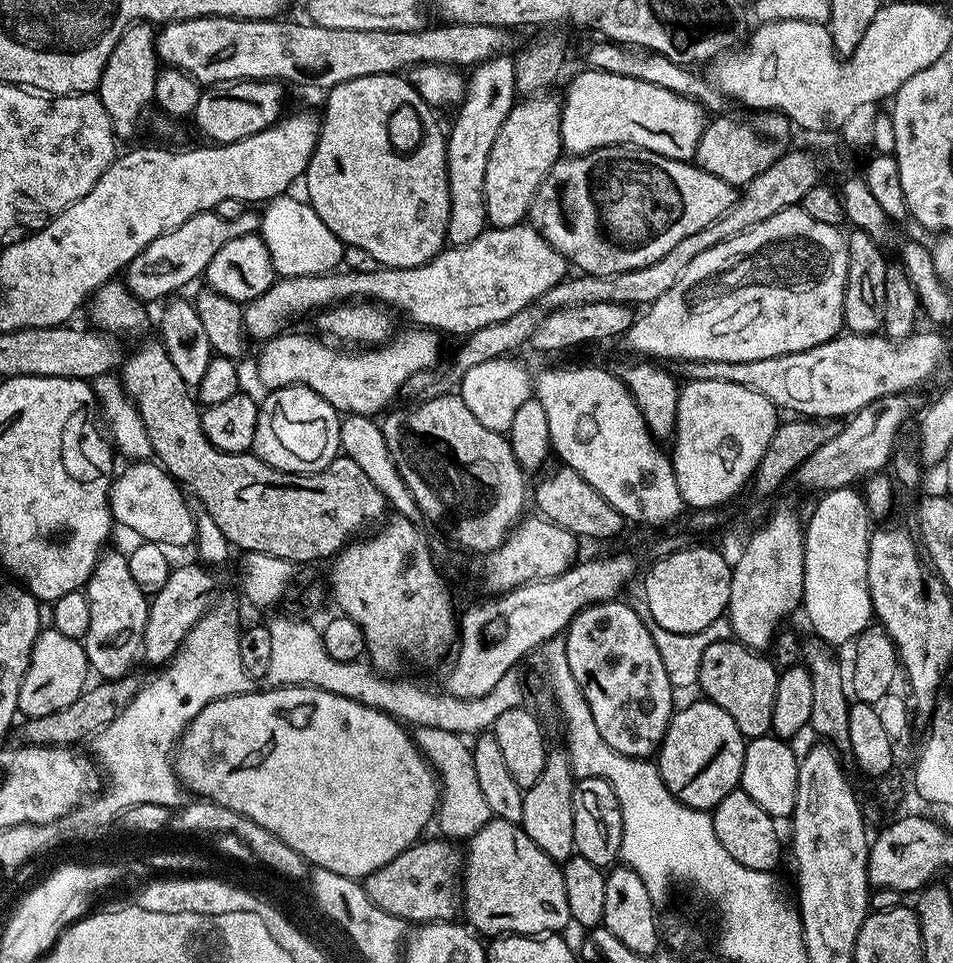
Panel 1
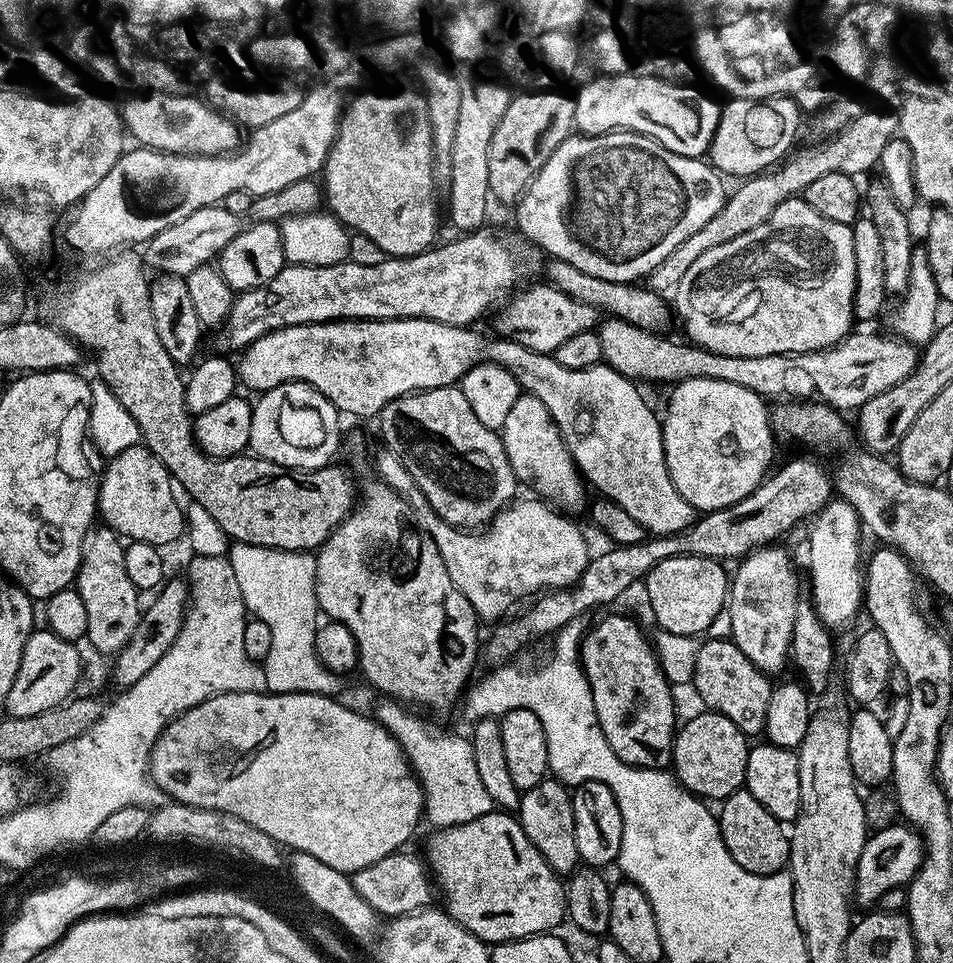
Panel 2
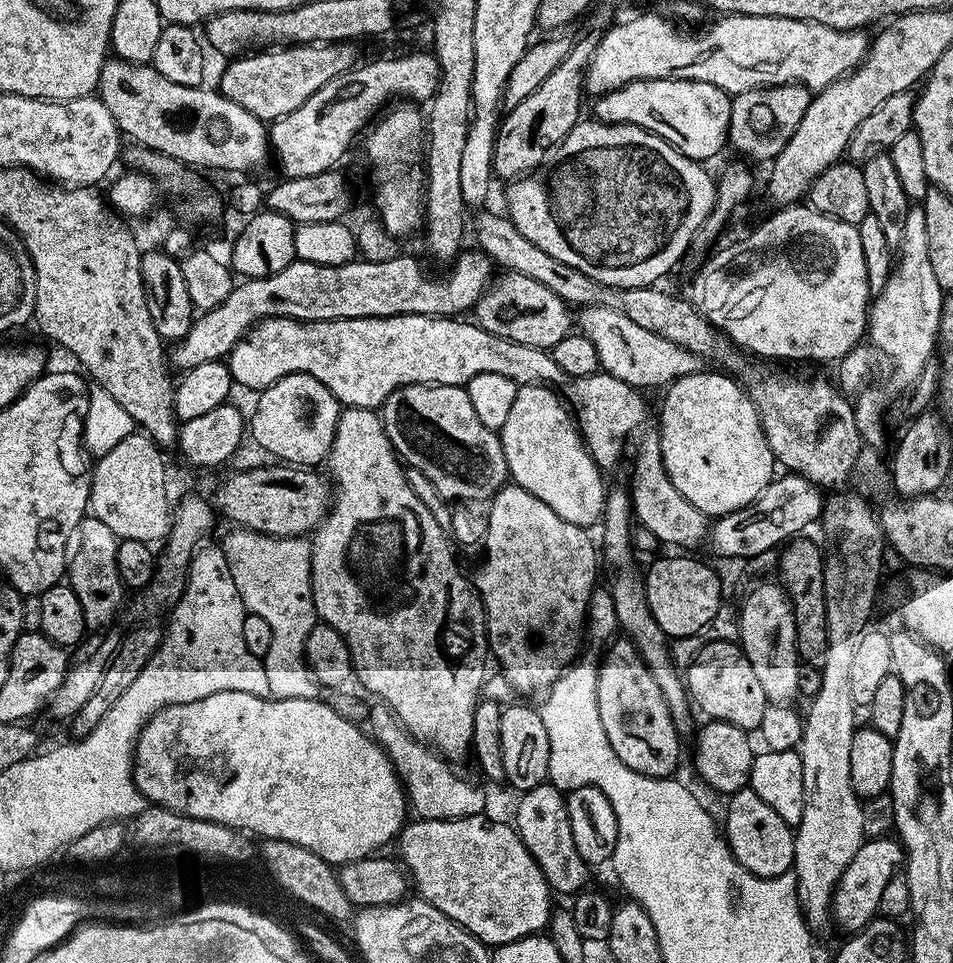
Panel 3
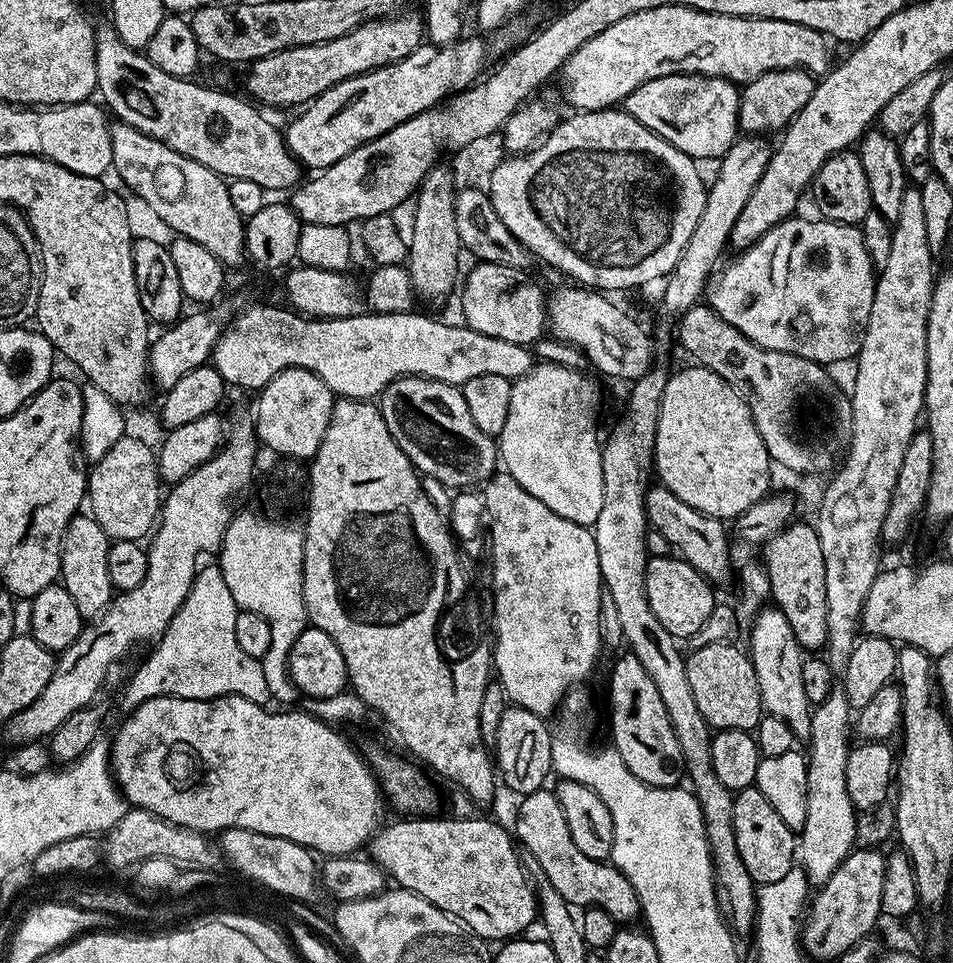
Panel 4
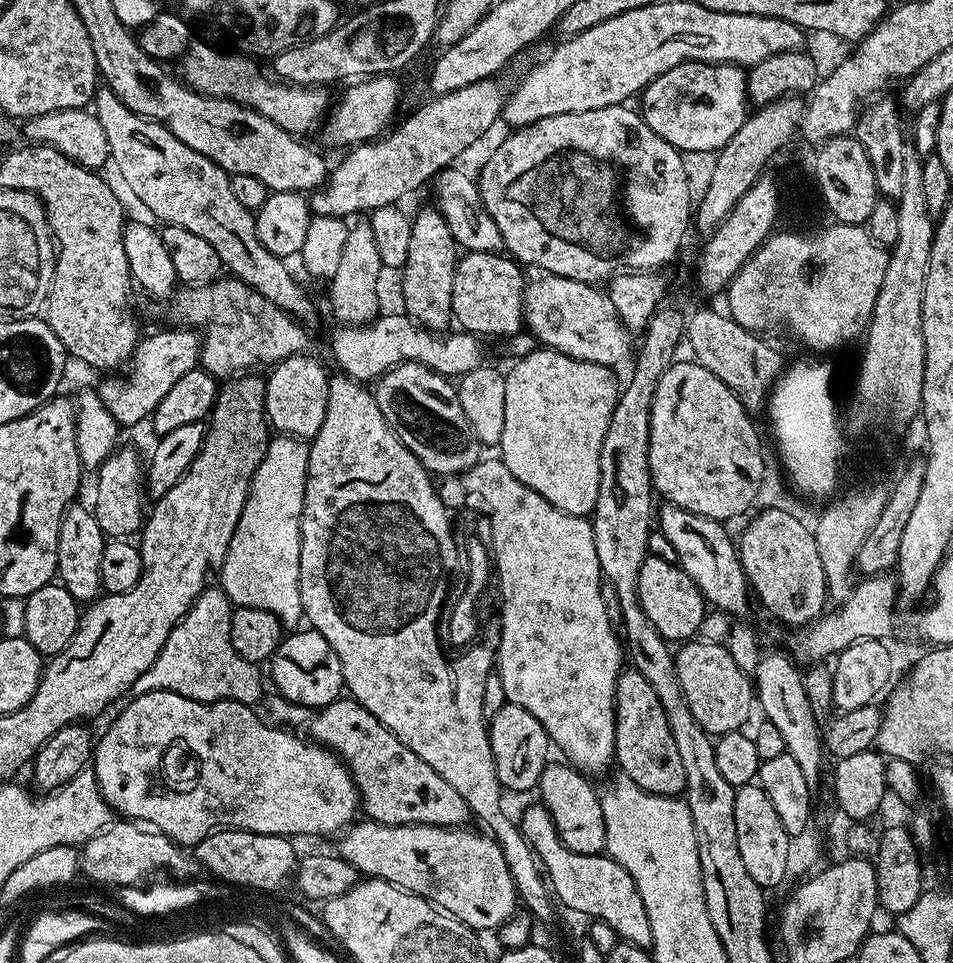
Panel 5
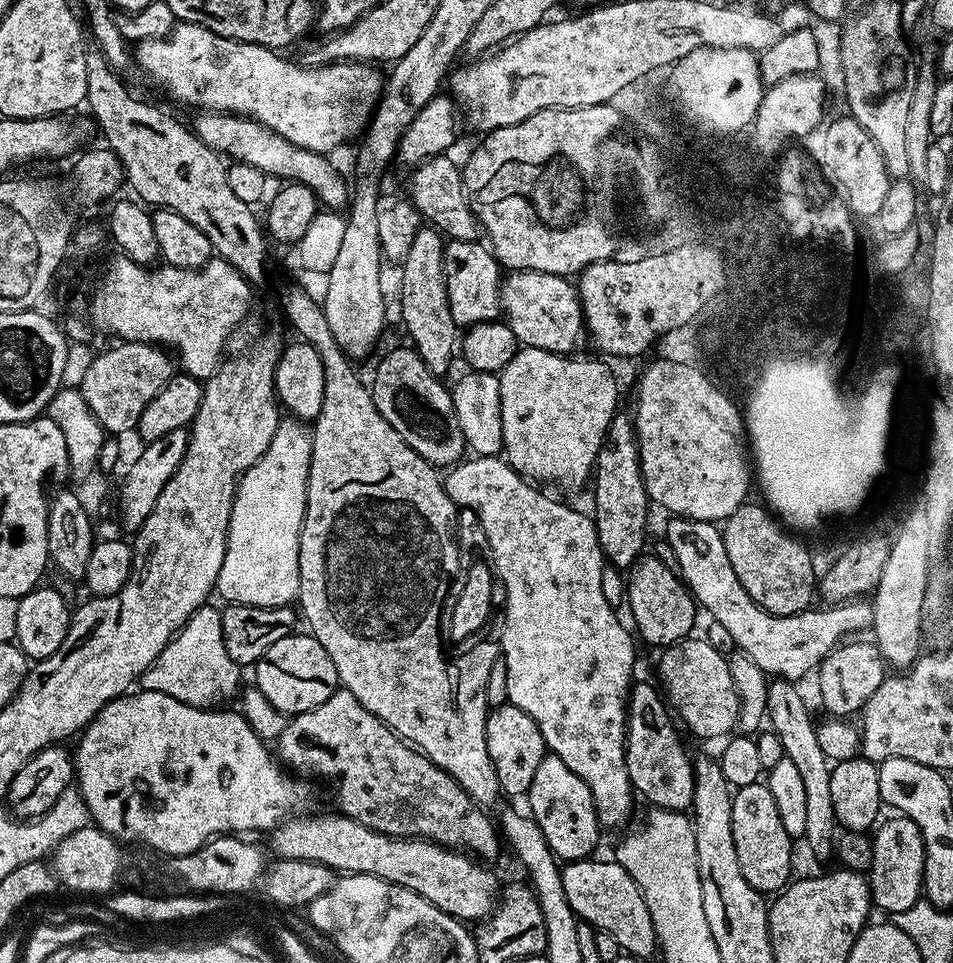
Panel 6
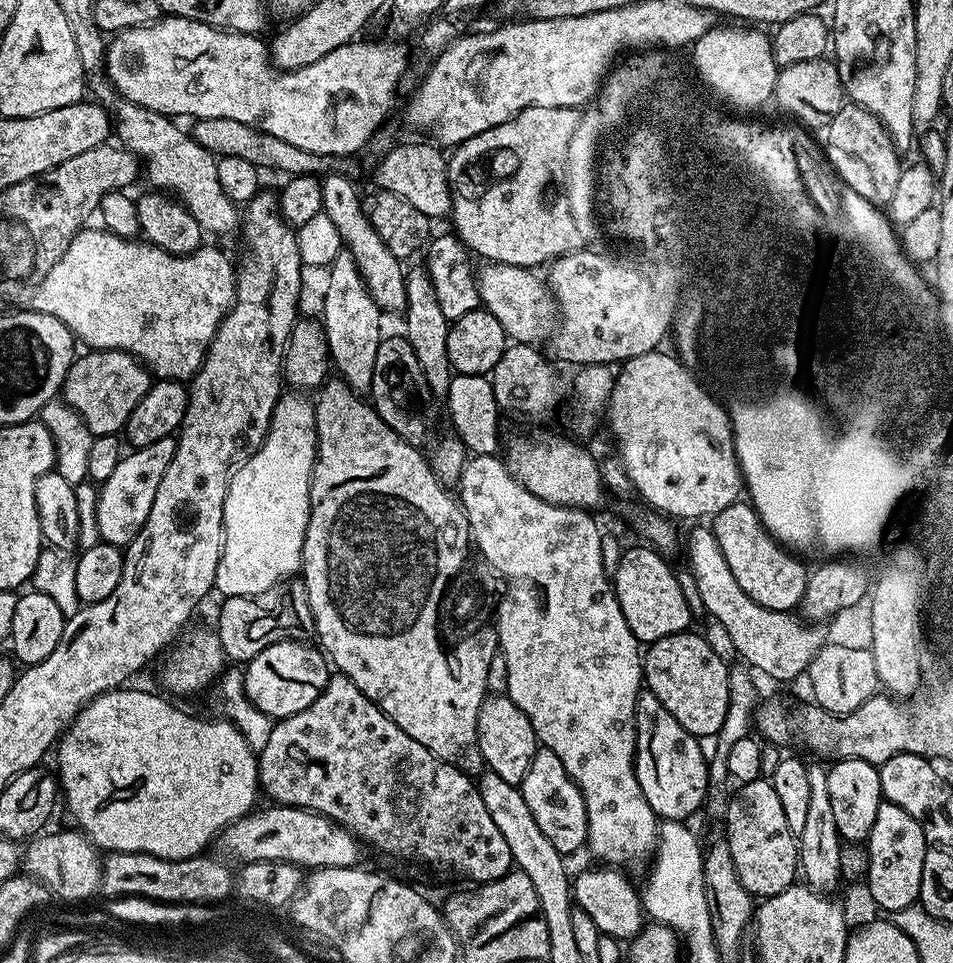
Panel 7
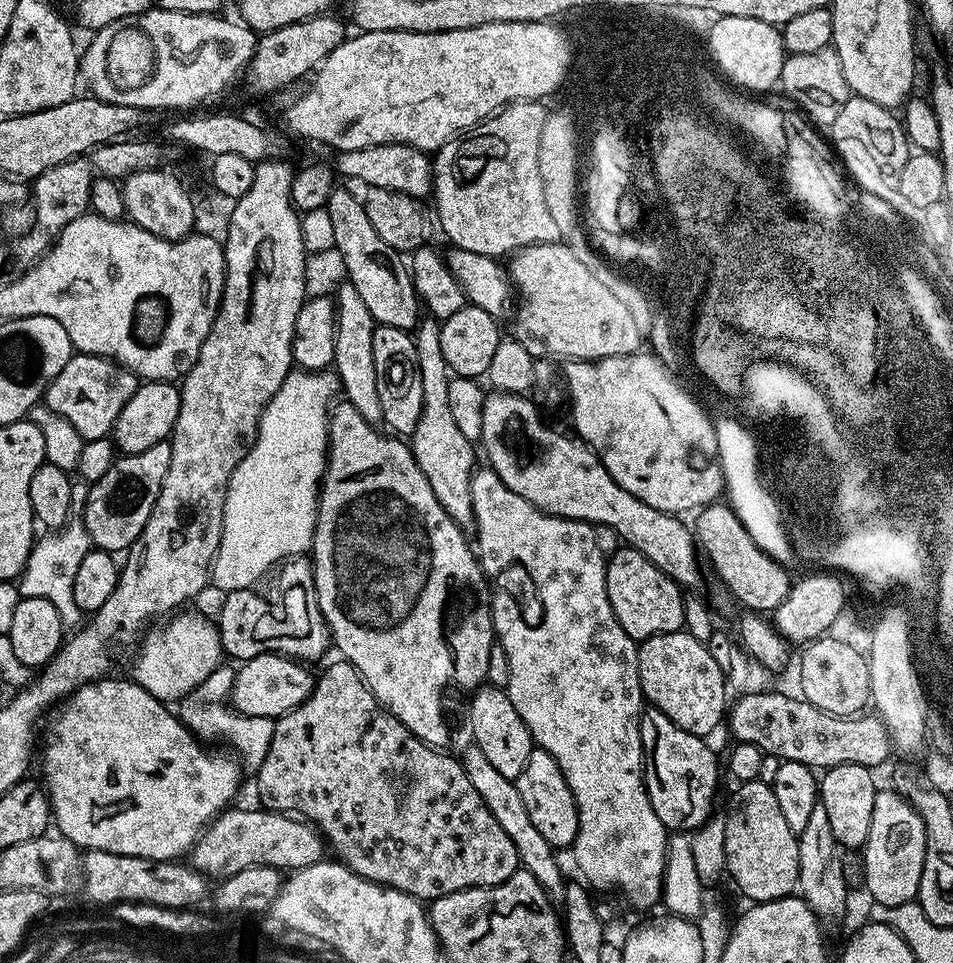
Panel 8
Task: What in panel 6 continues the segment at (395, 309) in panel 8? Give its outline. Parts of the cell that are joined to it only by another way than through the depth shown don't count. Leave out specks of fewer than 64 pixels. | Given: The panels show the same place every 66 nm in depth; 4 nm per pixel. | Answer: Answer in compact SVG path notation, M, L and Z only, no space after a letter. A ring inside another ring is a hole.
M201 111L194 123L196 137L214 151L231 158L233 161L241 160L250 166L258 166L264 175L269 178L281 176L281 181L295 182L306 186L316 195L317 201L325 209L343 209L350 200L350 184L344 181L344 176L331 164L329 157L323 152L311 152L302 146L294 146L294 142L286 142L274 130L262 126L256 120L247 116L234 116L226 112Z

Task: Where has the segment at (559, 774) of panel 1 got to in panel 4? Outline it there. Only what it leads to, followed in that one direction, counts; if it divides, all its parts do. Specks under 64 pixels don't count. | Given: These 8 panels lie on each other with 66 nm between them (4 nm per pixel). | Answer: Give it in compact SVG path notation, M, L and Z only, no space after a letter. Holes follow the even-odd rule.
M555 791L529 792L521 799L514 836L523 851L536 857L551 886L558 890L568 905L580 910L601 908L618 922L632 920L635 916L637 919L641 915L638 894L634 894L634 886L630 886L628 879L611 863L586 858L586 854L574 846L570 826L566 826L566 814L562 814Z

